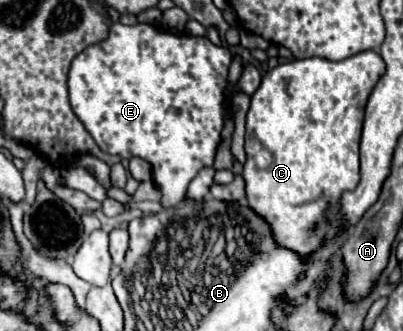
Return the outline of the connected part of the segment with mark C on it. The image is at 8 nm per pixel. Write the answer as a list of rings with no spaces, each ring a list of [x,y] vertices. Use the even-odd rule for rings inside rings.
[[[362,51],[356,53],[344,61],[326,61],[320,57],[310,57],[310,59],[293,59],[290,63],[278,65],[276,69],[272,69],[270,73],[266,73],[266,77],[262,79],[260,87],[256,89],[256,93],[252,95],[250,101],[250,109],[246,115],[246,163],[244,163],[244,181],[246,181],[246,195],[248,195],[248,205],[252,209],[256,209],[256,213],[260,213],[274,231],[276,243],[284,245],[300,255],[310,255],[312,251],[316,251],[322,243],[322,239],[328,239],[332,235],[338,233],[338,229],[342,227],[342,215],[340,215],[340,195],[342,191],[354,189],[360,181],[360,163],[358,163],[358,145],[360,145],[360,133],[362,133],[362,121],[364,121],[364,107],[366,101],[370,97],[370,91],[374,89],[374,85],[378,83],[378,79],[384,75],[384,61],[378,53],[374,51]]]

